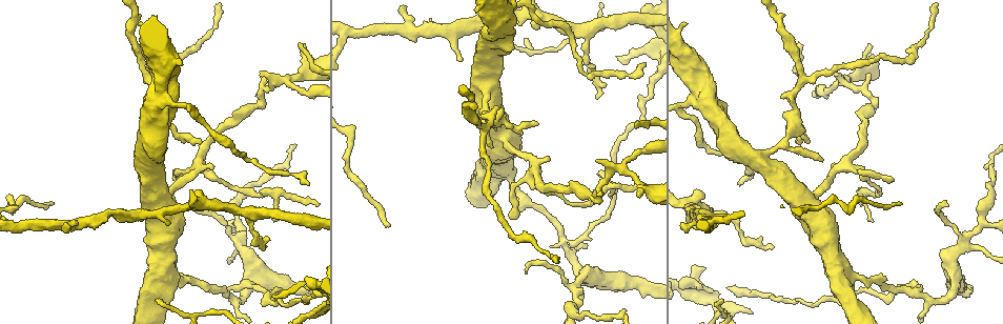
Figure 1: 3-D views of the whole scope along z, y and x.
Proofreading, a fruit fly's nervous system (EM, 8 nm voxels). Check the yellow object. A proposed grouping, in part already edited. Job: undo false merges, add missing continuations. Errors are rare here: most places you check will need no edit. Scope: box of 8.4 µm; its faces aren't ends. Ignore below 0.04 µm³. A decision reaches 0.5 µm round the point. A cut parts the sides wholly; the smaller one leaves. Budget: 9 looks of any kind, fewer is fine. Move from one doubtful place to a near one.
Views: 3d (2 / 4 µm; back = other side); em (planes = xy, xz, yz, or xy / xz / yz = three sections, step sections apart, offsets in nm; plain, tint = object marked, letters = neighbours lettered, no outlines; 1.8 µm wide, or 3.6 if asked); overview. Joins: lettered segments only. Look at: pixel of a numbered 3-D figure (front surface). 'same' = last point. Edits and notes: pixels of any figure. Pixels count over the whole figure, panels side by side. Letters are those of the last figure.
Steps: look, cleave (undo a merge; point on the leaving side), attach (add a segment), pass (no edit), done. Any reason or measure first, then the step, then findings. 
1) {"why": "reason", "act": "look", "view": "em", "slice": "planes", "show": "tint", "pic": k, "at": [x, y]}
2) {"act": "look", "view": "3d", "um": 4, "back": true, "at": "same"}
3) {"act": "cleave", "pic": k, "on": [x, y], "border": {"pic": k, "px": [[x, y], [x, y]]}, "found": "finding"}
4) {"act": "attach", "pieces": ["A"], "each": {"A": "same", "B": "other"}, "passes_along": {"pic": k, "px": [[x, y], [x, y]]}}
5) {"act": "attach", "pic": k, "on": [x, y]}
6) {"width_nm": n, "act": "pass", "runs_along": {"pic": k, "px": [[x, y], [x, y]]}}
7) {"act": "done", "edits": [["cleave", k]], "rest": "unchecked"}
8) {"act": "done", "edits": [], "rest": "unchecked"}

{"why": "abrupt turn", "act": "look", "view": "3d", "um": 2, "pic": 1, "at": [872, 103]}

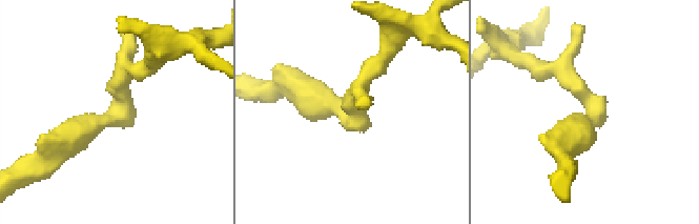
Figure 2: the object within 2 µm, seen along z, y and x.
{"why": "need the tissue", "act": "look", "view": "em", "slice": "planes", "show": "plain", "pic": 2, "at": [348, 120]}

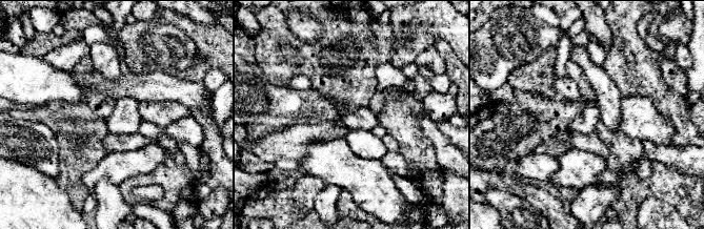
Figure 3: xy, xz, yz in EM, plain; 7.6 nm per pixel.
{"why": "what lies round it", "act": "look", "view": "em", "slice": "planes", "show": "letters", "at": "same"}

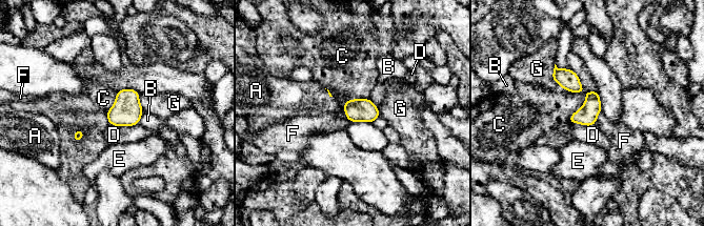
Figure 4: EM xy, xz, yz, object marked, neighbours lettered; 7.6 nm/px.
{"width_nm": 150, "act": "pass", "each": {"A": "other", "B": "other", "C": "other", "D": "other", "E": "other", "F": "other", "G": "other"}, "border": {"pic": 4, "px": [[367, 98], [346, 100], [345, 117]]}, "found": "all the same neuron"}

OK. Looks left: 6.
{"why": "free end", "act": "look", "view": "em", "slice": "planes", "show": "plain", "pic": 1, "at": [700, 285]}

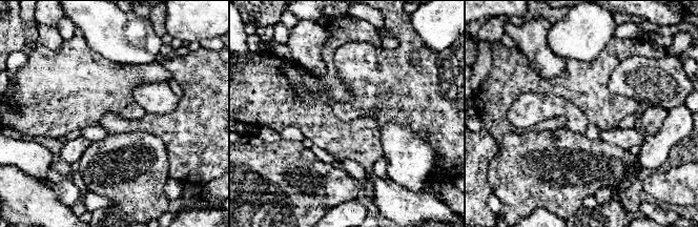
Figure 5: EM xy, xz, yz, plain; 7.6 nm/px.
{"why": "what lies round it", "act": "look", "view": "em", "slice": "planes", "show": "letters", "at": "same"}

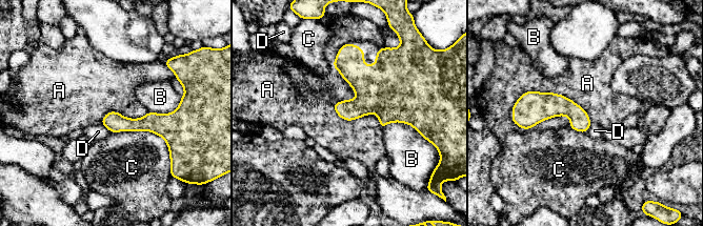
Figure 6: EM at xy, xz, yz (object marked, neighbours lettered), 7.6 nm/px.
{"act": "pass", "each": {"A": "other", "B": "other", "C": "other", "D": "other"}, "border": {"pic": 6, "px": [[513, 105], [557, 93], [591, 122]]}, "found": "no lettered segment goes on from it"}

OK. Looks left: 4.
{"why": "side arm on a straight run", "act": "look", "view": "3d", "um": 4, "pic": 1, "at": [562, 240]}

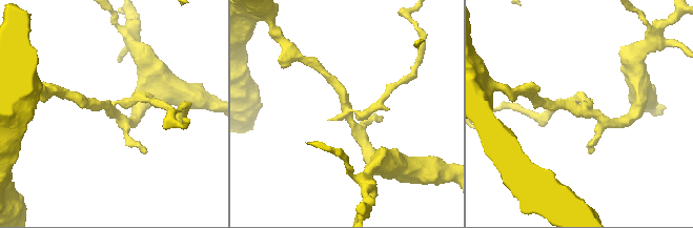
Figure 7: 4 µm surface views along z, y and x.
{"why": "need the tissue", "act": "look", "view": "em", "um": 3.6, "slice": "planes", "show": "letters", "pic": 7, "at": [585, 110]}

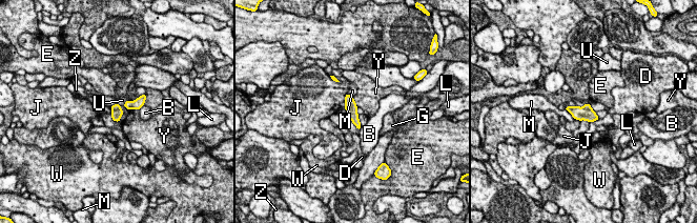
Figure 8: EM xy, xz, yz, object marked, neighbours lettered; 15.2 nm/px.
{"act": "pass", "each": {"B": "other", "D": "other", "E": "other", "G": "other", "J": "other", "L": "other", "M": "other", "U": "other", "W": "other", "Y": "other", "Z": "other"}, "runs_along": {"pic": 8, "px": [[142, 99], [123, 104], [115, 117]]}, "found": "one neuron here"}

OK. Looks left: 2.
{"why": "sharp bend", "act": "look", "view": "em", "slice": "yz", "step": 4, "show": "tint", "pic": 1, "at": [705, 102]}

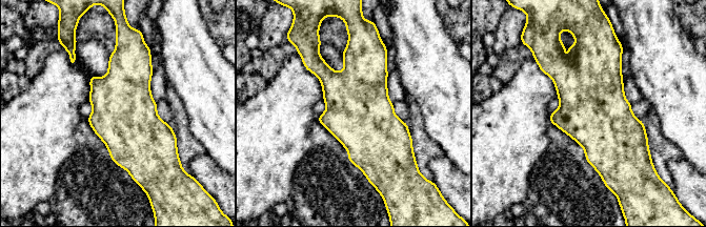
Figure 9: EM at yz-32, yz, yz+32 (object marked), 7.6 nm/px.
{"act": "look", "view": "em", "slice": "planes", "show": "letters", "at": "same"}

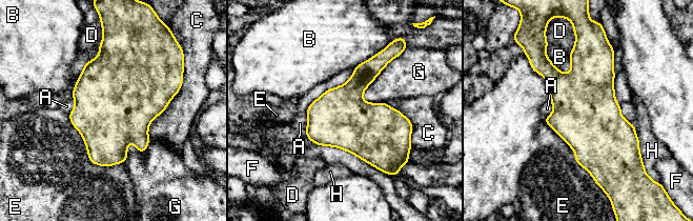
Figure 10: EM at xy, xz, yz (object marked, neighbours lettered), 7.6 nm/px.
{"act": "pass", "each": {"A": "other", "B": "other", "C": "other", "D": "other", "E": "other", "F": "other", "G": "other", "H": "other"}, "border": {"pic": 10, "px": [[394, 57], [365, 89], [364, 101]]}, "found": "one neuron here"}

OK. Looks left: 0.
{"act": "done", "edits": [], "rest": "unchecked"}

